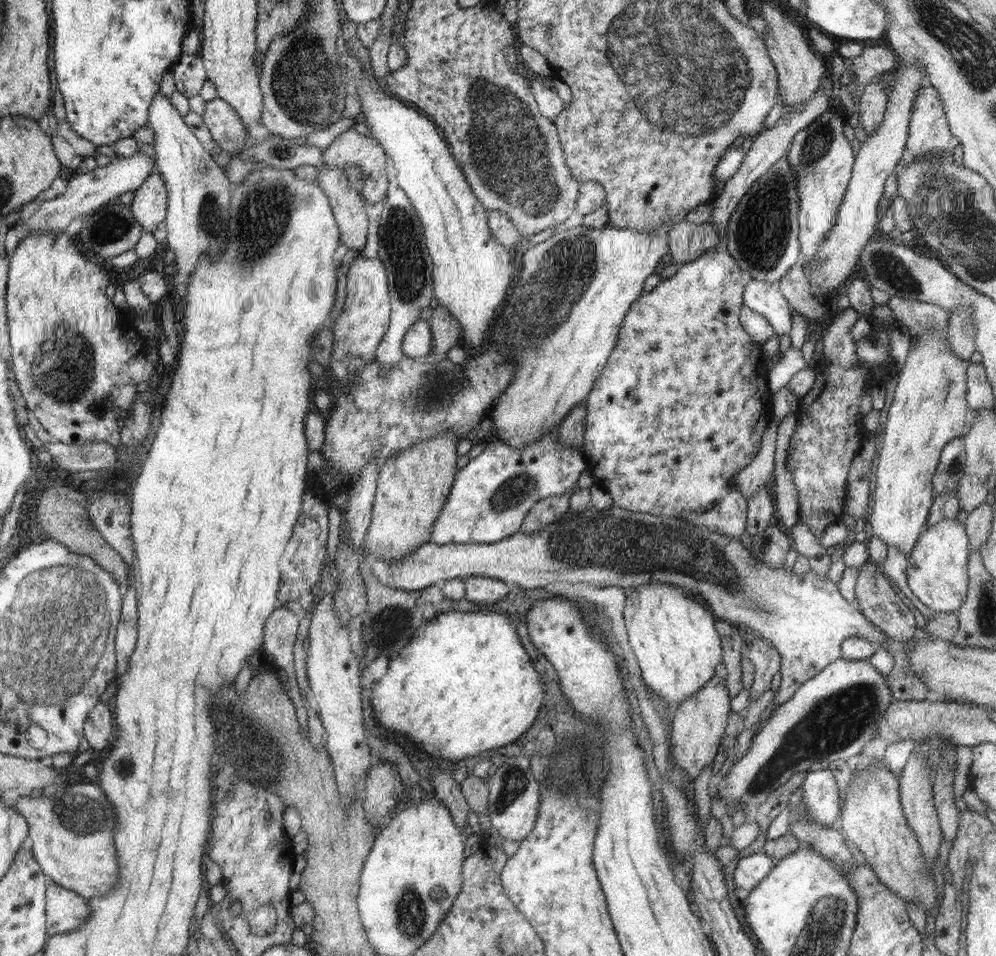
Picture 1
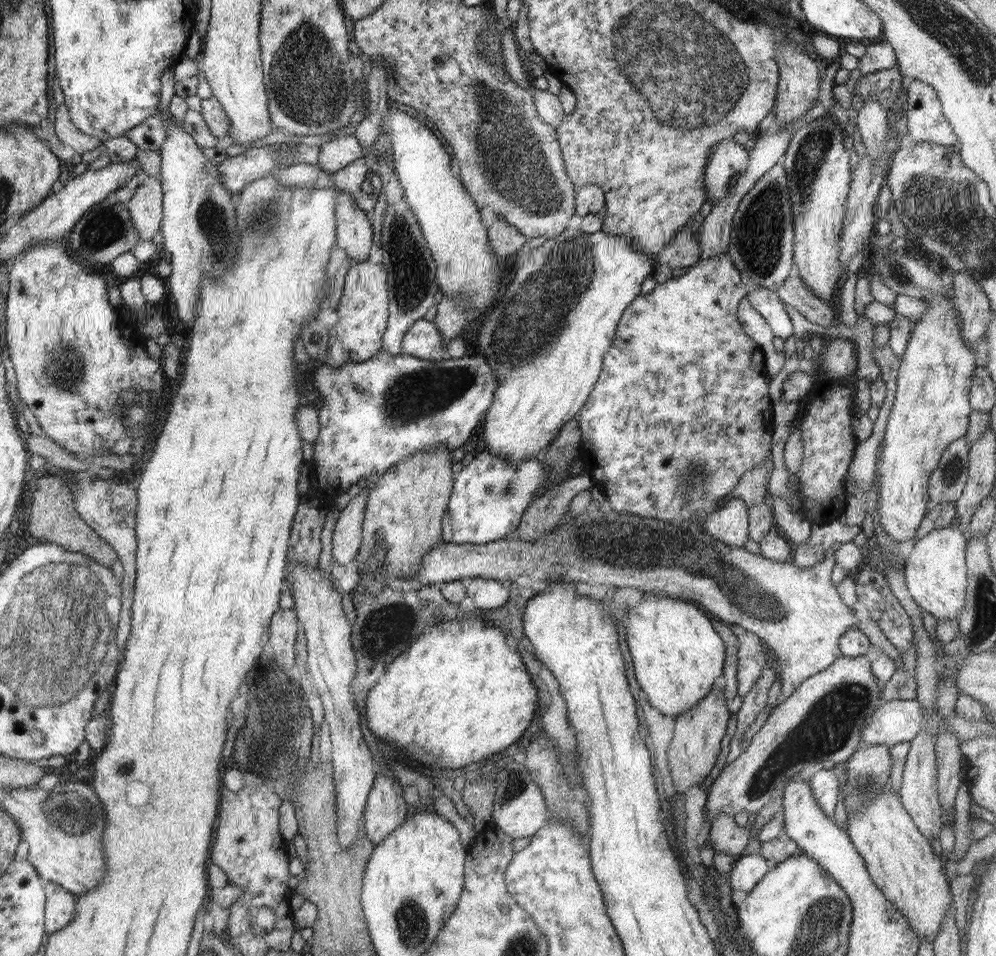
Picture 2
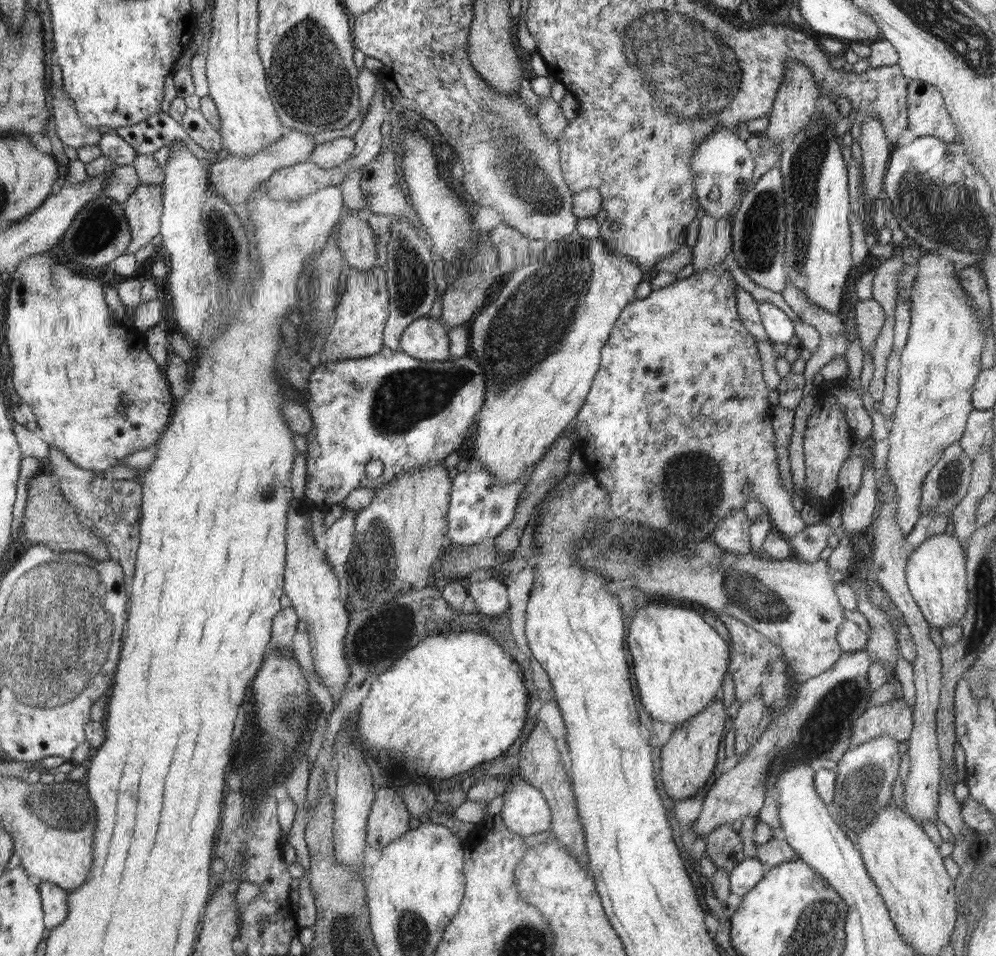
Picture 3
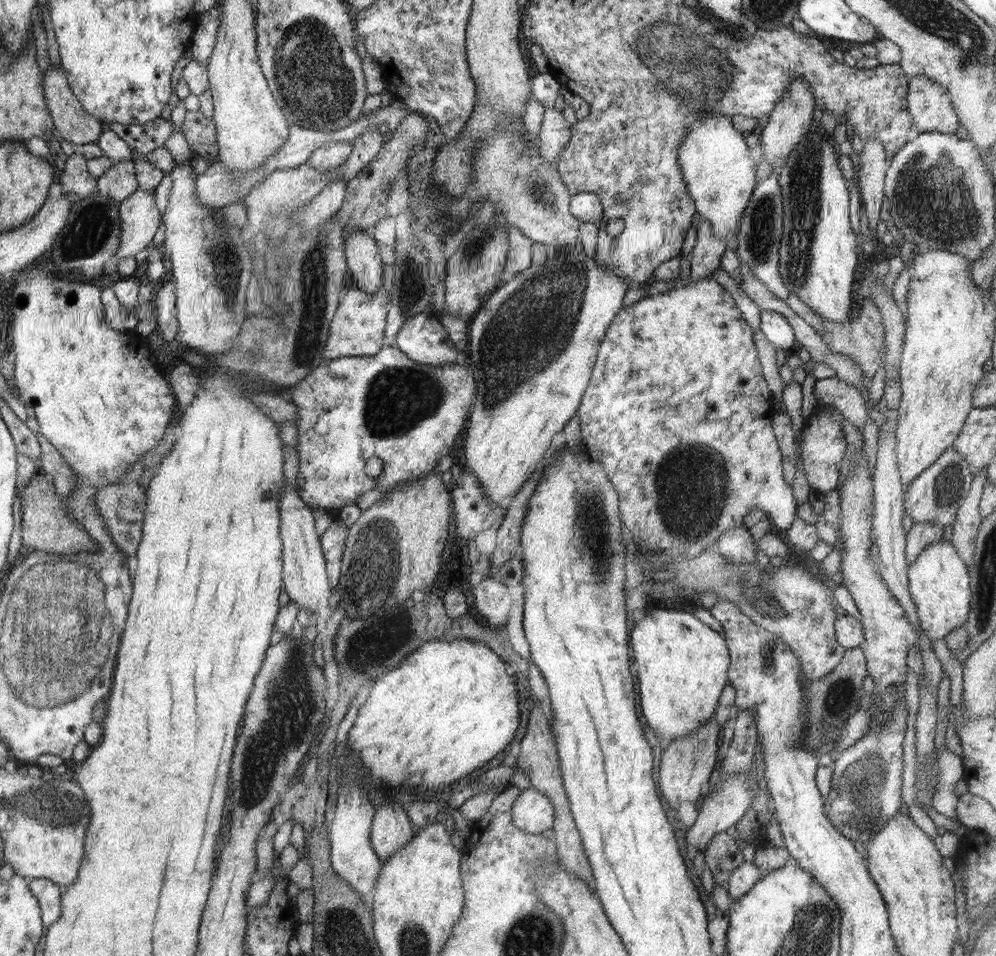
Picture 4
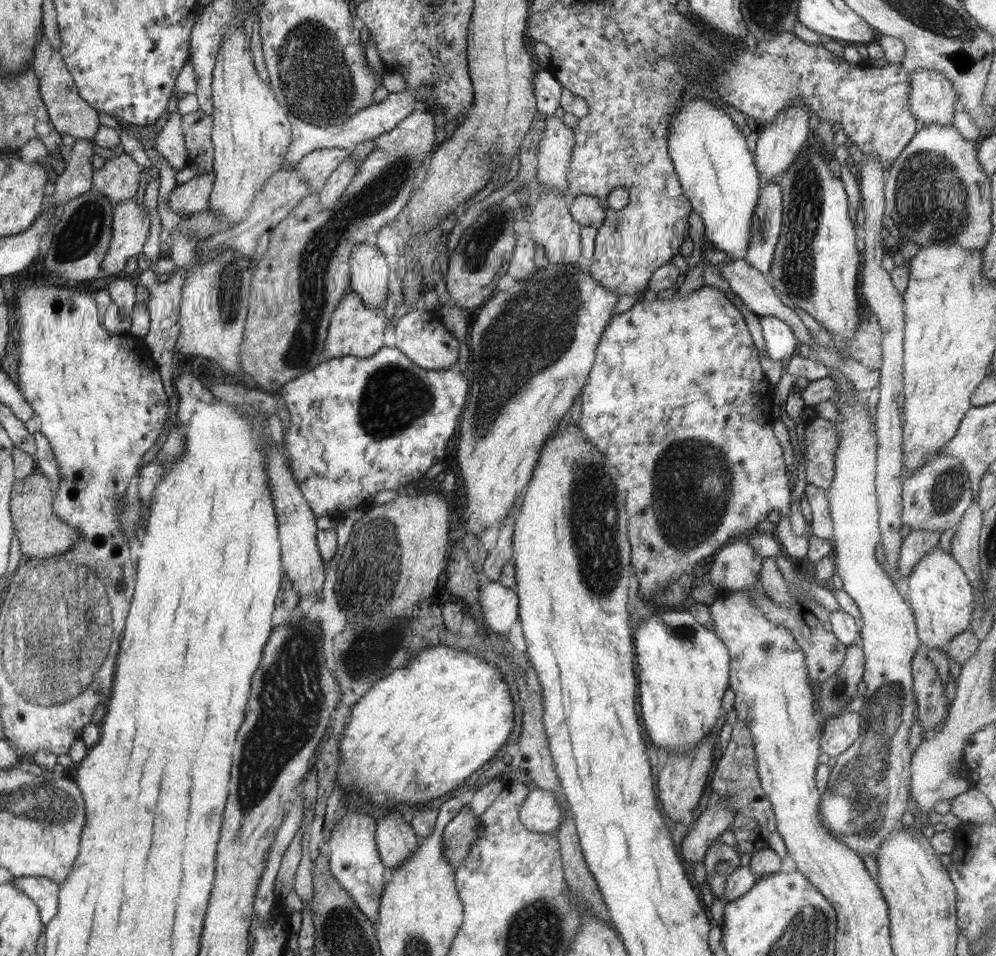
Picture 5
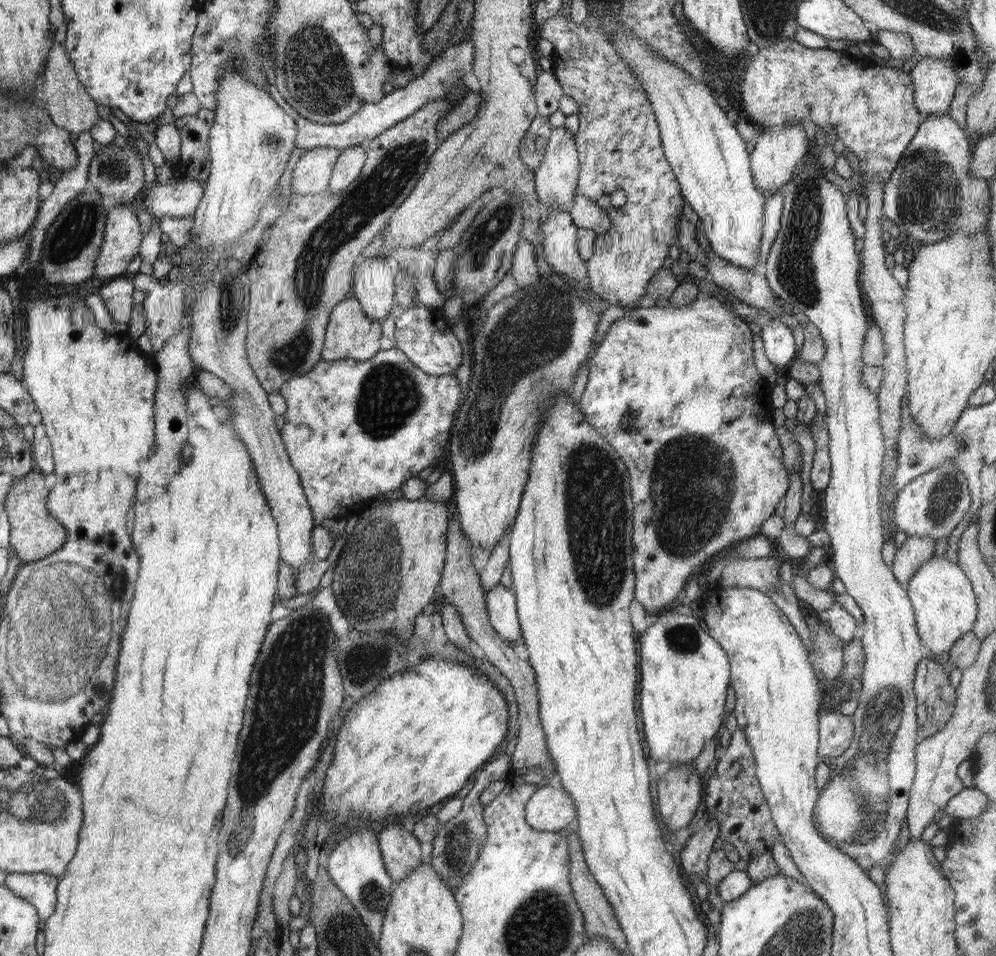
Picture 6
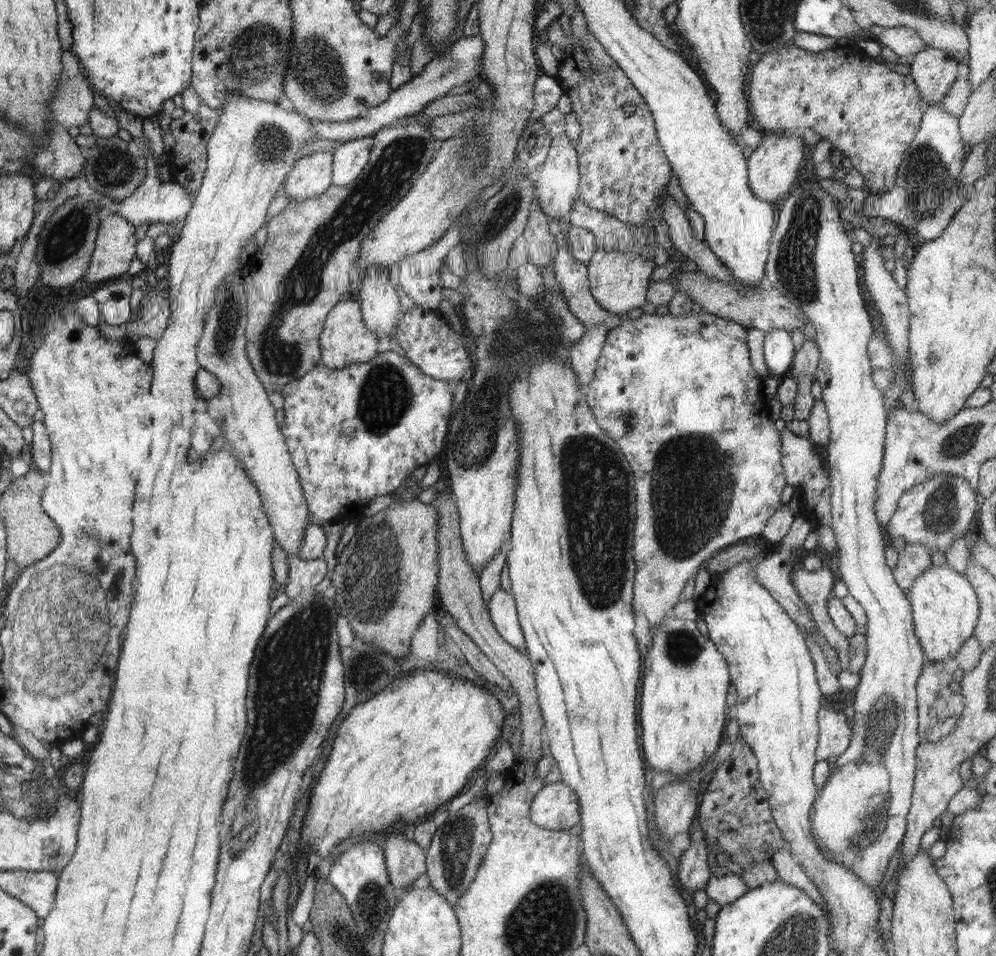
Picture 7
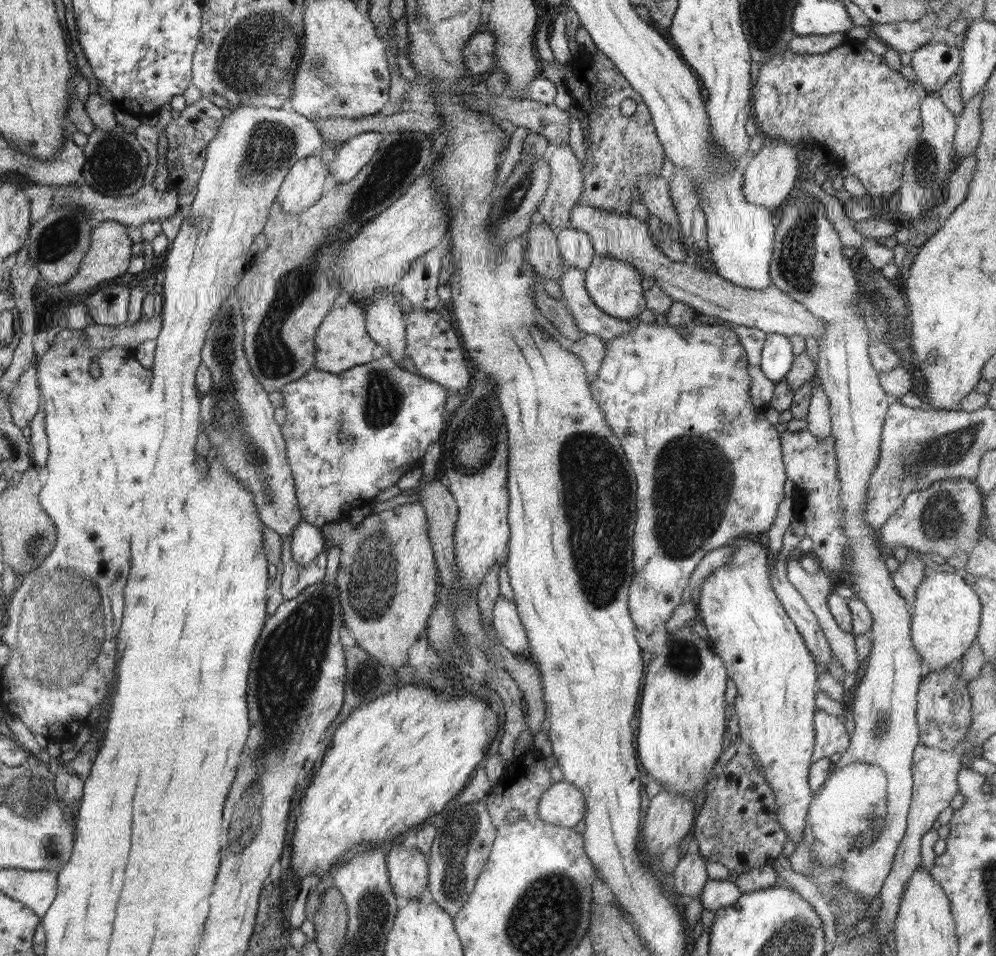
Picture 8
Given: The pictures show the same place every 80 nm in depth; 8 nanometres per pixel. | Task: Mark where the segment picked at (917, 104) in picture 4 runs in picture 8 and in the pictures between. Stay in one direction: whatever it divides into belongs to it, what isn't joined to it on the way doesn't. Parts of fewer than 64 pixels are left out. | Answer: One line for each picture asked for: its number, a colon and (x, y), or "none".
5: (932, 99)
6: (935, 83)
7: (933, 72)
8: (934, 64)

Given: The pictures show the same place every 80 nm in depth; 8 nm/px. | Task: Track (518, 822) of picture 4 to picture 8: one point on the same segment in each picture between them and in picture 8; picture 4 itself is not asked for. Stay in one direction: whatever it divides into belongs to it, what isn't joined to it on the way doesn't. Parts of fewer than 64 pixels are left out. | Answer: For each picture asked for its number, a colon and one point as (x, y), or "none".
5: (541, 812)
6: (550, 809)
7: (556, 807)
8: (563, 804)

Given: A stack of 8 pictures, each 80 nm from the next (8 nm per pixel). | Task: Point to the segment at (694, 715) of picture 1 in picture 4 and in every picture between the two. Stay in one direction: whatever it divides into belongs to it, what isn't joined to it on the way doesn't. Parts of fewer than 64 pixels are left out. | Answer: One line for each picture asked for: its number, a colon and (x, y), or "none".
2: (693, 750)
3: (688, 759)
4: (687, 763)

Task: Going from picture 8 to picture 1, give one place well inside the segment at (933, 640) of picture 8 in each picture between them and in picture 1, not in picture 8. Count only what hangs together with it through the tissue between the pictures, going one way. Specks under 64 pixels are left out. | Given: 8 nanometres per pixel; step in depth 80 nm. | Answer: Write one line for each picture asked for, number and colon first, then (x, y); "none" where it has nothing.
1: (937, 565)
2: (935, 573)
3: (936, 574)
4: (939, 581)
5: (941, 596)
6: (945, 604)
7: (945, 606)

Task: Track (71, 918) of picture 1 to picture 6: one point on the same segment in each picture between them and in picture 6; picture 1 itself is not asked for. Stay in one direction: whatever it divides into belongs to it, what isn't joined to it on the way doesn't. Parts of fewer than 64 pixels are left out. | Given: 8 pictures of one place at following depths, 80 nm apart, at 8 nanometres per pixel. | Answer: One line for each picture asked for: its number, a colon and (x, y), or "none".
2: (60, 905)
3: (55, 899)
4: (47, 892)
5: (43, 891)
6: (39, 889)

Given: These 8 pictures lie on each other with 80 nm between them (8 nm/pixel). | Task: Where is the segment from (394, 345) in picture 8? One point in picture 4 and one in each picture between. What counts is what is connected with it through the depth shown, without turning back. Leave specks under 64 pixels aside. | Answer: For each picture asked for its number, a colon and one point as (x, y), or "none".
4: (365, 264)
5: (371, 276)
6: (373, 287)
7: (379, 302)

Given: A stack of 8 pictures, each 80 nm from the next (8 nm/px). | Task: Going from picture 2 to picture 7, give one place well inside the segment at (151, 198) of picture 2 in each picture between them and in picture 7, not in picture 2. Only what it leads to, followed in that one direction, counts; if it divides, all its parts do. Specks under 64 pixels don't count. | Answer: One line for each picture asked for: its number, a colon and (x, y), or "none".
3: (143, 209)
4: (140, 218)
5: (130, 224)
6: (121, 239)
7: (115, 243)

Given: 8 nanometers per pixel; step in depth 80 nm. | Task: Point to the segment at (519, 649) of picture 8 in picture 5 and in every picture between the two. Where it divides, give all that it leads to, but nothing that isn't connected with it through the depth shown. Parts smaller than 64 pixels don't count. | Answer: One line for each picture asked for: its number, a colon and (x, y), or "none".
5: (499, 603)
6: (501, 603)
7: (503, 611)

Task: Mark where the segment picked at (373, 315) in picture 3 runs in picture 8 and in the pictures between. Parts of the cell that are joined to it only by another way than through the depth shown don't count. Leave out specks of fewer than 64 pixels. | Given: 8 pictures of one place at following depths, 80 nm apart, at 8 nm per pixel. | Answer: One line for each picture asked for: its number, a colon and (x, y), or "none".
4: (358, 327)
5: (356, 330)
6: (351, 334)
7: (346, 339)
8: (342, 341)

